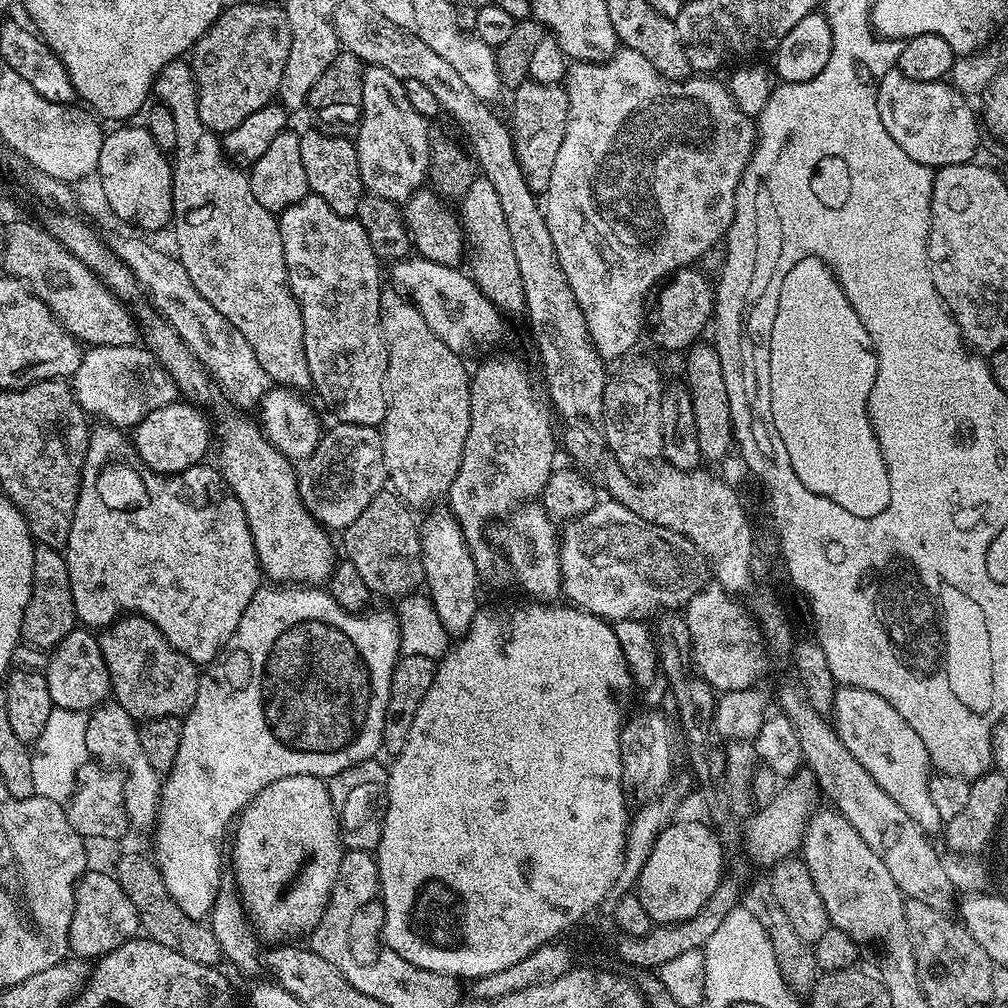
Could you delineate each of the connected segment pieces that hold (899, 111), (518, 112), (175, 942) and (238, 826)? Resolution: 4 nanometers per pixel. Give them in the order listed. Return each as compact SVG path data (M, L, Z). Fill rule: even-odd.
M893 66L880 79L876 101L878 118L882 118L886 134L890 134L914 162L935 170L955 164L971 164L977 159L980 132L982 136L977 113L975 116L968 105L971 103L947 83L938 80L914 82L914 78L906 78L906 74Z
M531 82L515 85L514 92L516 101L512 104L510 131L518 166L522 170L522 178L526 178L526 186L530 186L534 193L544 194L548 191L550 170L554 170L554 157L558 155L558 146L568 121L568 94L558 84Z
M128 852L116 864L114 869L116 881L126 890L126 898L134 902L134 910L140 919L140 927L147 939L158 942L162 946L170 946L170 950L178 950L185 958L191 958L199 964L219 965L222 953L214 938L211 928L204 920L190 918L190 914L182 914L182 906L170 898L166 886L162 882L160 872L155 863L136 852Z
M294 774L290 778L278 778L278 782L270 782L260 791L252 801L244 807L234 824L236 837L230 844L230 870L236 876L236 891L240 894L240 900L244 904L244 913L248 915L248 921L252 923L256 930L256 935L261 941L268 942L288 942L291 936L300 936L311 933L312 929L318 926L322 914L326 910L328 901L332 898L332 891L338 878L338 870L344 861L345 847L343 840L340 839L340 818L336 815L336 807L330 798L330 790L327 783L321 777L311 776L310 774Z

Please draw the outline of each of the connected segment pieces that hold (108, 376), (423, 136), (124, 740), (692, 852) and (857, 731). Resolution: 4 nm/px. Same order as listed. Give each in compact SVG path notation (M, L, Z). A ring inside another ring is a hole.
M139 343L130 346L89 347L70 383L76 393L76 401L89 417L107 422L114 428L132 430L146 414L154 414L167 404L177 403L178 389L174 378L157 360L154 354Z
M365 67L362 78L362 98L360 99L360 133L354 136L356 153L358 154L358 170L365 189L374 195L395 202L407 202L415 192L425 187L429 179L428 167L432 165L433 137L428 137L429 121L424 119L414 106L410 106L410 98L406 98L404 81L399 80L390 70Z
M105 702L93 708L88 716L86 726L86 750L93 761L119 770L124 777L124 805L128 815L128 823L133 829L151 829L156 823L156 812L160 809L161 773L146 762L146 754L142 750L140 730L137 721L122 706L115 702Z
M679 820L660 831L634 885L635 895L639 896L646 914L650 914L653 925L656 926L680 924L694 918L694 914L698 914L698 910L706 906L706 898L714 894L714 890L726 876L726 848L721 844L719 835L700 820Z
M847 686L837 687L831 715L836 716L836 720L834 719L835 732L840 736L846 750L850 750L850 754L854 754L858 762L862 762L866 774L870 774L870 778L874 778L874 782L878 782L878 786L882 786L882 790L886 790L886 794L890 794L890 798L894 798L894 802L898 802L898 806L902 806L902 810L906 810L906 814L914 818L914 822L923 832L926 834L939 833L942 821L938 809L934 806L934 798L930 798L928 789L934 769L932 761L928 758L926 746L922 746L922 738L914 734L914 726L910 726L910 722L906 722L906 718L902 718L902 714L898 714L898 710L890 706L890 702L886 702L886 698L878 698L878 694L870 694L870 690Z

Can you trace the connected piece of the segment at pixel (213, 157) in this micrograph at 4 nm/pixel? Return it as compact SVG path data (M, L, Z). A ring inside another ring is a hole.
M180 58L171 60L156 76L154 96L166 110L170 110L170 114L174 114L174 127L178 129L178 142L172 160L174 215L170 225L171 231L176 231L175 255L182 266L186 266L186 274L190 274L190 282L198 294L202 294L202 298L206 298L218 314L228 318L250 342L273 385L293 390L311 389L310 366L306 366L302 342L302 310L288 285L279 219L268 212L266 206L258 203L258 198L254 198L250 190L247 175L226 159L221 137L211 132L198 118L198 94L191 63Z

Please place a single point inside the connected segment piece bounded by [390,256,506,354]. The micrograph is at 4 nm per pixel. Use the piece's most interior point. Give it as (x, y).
(454, 307)

